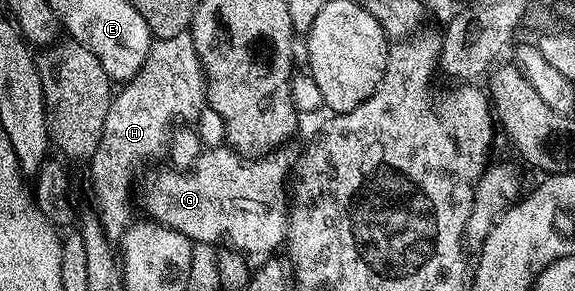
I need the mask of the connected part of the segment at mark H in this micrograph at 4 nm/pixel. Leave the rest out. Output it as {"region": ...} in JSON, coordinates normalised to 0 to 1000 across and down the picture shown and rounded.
{"region":[[[330,103],[308,113],[308,127],[270,134],[249,234],[198,316],[190,388],[183,388],[176,485],[169,485],[169,512],[155,550],[158,656],[165,667],[162,722],[188,821],[212,825],[231,763],[228,639],[235,612],[237,629],[243,612],[242,584],[268,546],[283,546],[292,529],[292,491],[308,416],[344,412],[358,354],[360,265],[353,254]]]}

